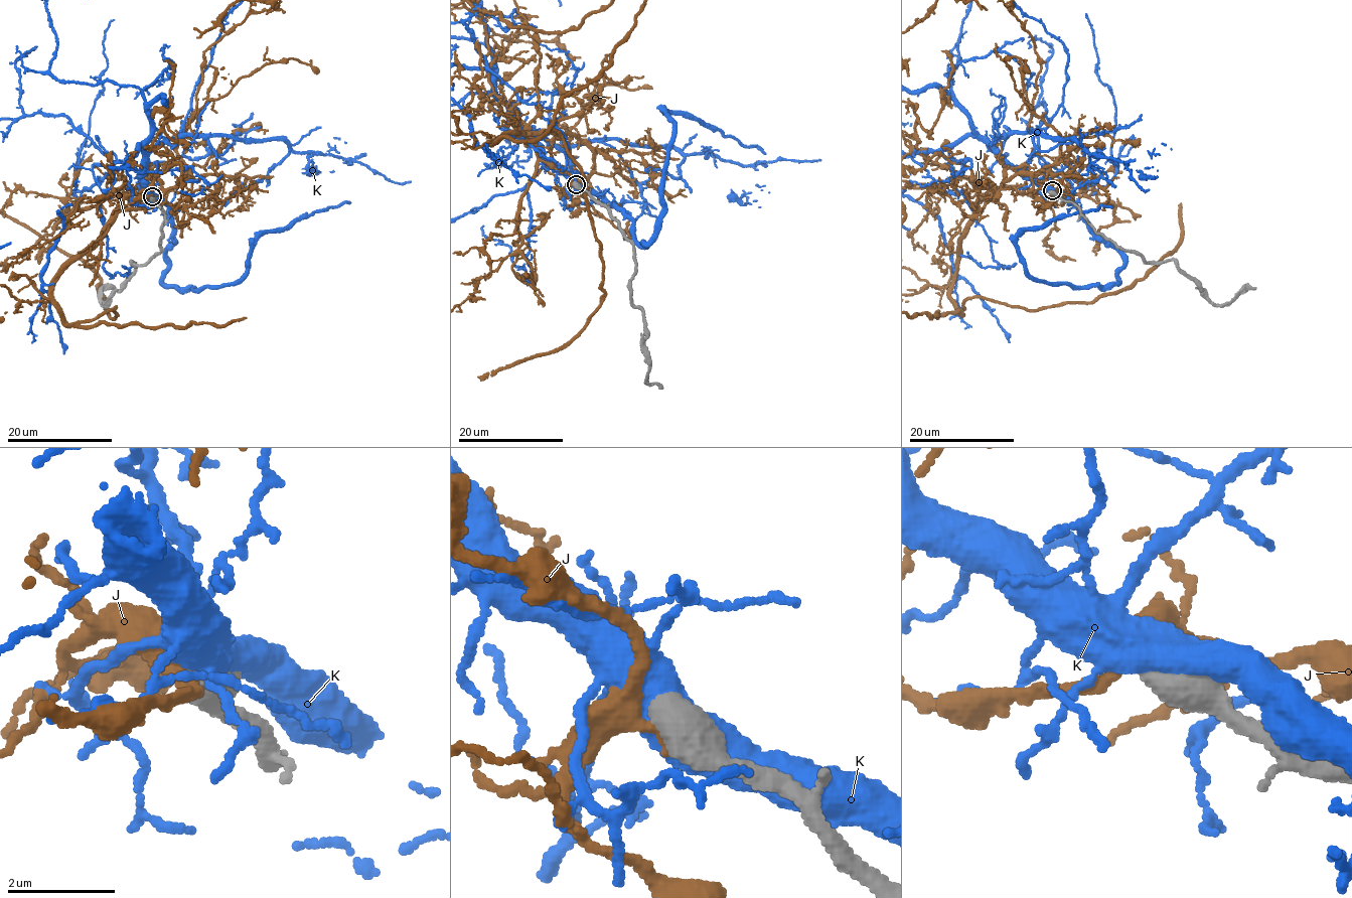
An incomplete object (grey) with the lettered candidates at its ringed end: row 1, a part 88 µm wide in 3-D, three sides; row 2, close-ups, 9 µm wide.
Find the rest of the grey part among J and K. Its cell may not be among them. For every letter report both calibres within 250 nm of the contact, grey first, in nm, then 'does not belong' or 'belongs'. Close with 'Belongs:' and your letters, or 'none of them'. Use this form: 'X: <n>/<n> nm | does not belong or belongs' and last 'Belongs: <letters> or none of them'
J: 700/280 nm | does not belong
K: 800/650 nm | belongs
Belongs: K

